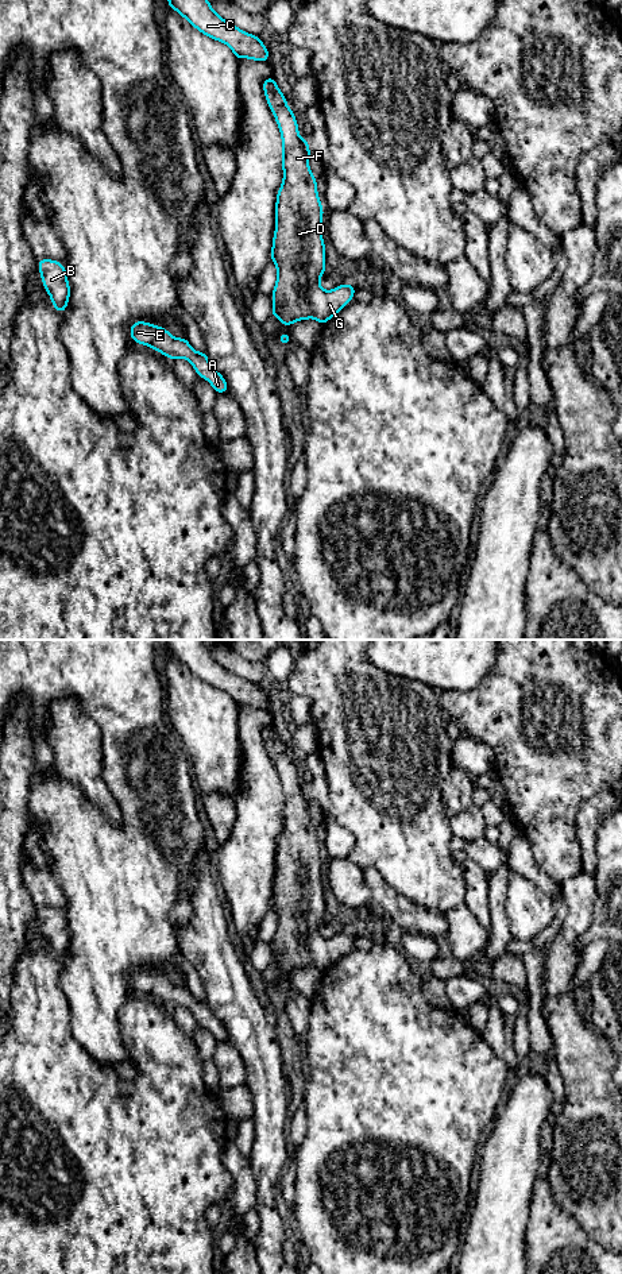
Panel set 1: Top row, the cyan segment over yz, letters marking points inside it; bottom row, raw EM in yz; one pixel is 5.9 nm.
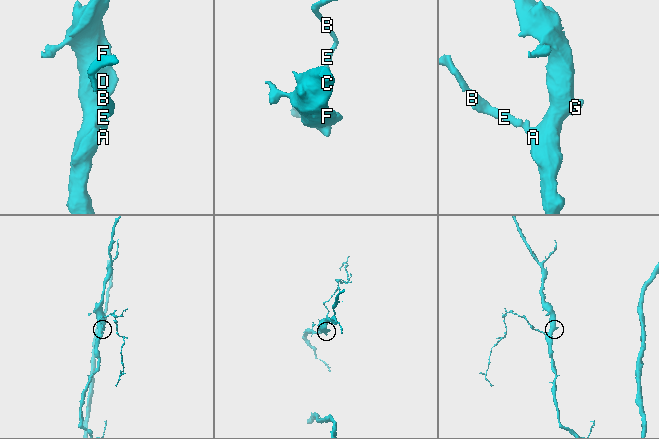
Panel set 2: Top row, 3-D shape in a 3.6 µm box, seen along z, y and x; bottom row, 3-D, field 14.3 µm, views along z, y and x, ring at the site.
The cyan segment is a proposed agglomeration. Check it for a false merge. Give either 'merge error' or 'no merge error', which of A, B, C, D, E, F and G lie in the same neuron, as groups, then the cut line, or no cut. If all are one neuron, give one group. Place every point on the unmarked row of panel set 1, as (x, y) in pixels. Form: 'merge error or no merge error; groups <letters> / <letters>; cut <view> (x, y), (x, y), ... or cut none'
no merge error; groups A B C D E F G; cut none

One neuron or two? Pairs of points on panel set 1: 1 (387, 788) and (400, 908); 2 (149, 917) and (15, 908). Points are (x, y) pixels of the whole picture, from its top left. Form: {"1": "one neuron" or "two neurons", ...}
{"1": "two neurons", "2": "two neurons"}

